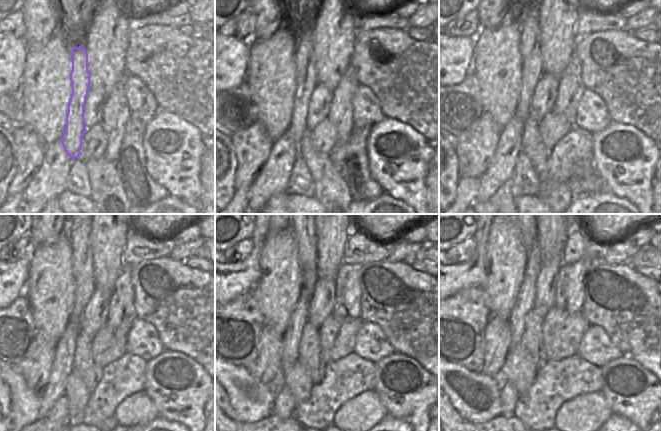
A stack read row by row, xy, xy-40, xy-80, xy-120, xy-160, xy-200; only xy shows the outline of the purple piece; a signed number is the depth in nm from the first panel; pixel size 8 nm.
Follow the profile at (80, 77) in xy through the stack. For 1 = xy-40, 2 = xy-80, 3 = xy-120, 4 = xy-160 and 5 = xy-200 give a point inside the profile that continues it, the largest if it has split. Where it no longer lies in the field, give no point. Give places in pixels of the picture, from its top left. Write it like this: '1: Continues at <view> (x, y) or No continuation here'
1: Continues at xy-40 (303, 55)
2: Continues at xy-80 (529, 25)
3: Continues at xy-120 (78, 234)
4: Continues at xy-160 (305, 234)
5: Continues at xy-200 (528, 234)

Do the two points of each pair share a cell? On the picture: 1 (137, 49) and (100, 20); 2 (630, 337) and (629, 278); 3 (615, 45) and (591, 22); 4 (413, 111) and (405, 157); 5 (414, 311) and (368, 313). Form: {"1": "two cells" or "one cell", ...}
{"1": "two cells", "2": "one cell", "3": "two cells", "4": "two cells", "5": "one cell"}

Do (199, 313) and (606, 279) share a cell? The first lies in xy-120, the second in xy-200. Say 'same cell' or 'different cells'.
same cell

